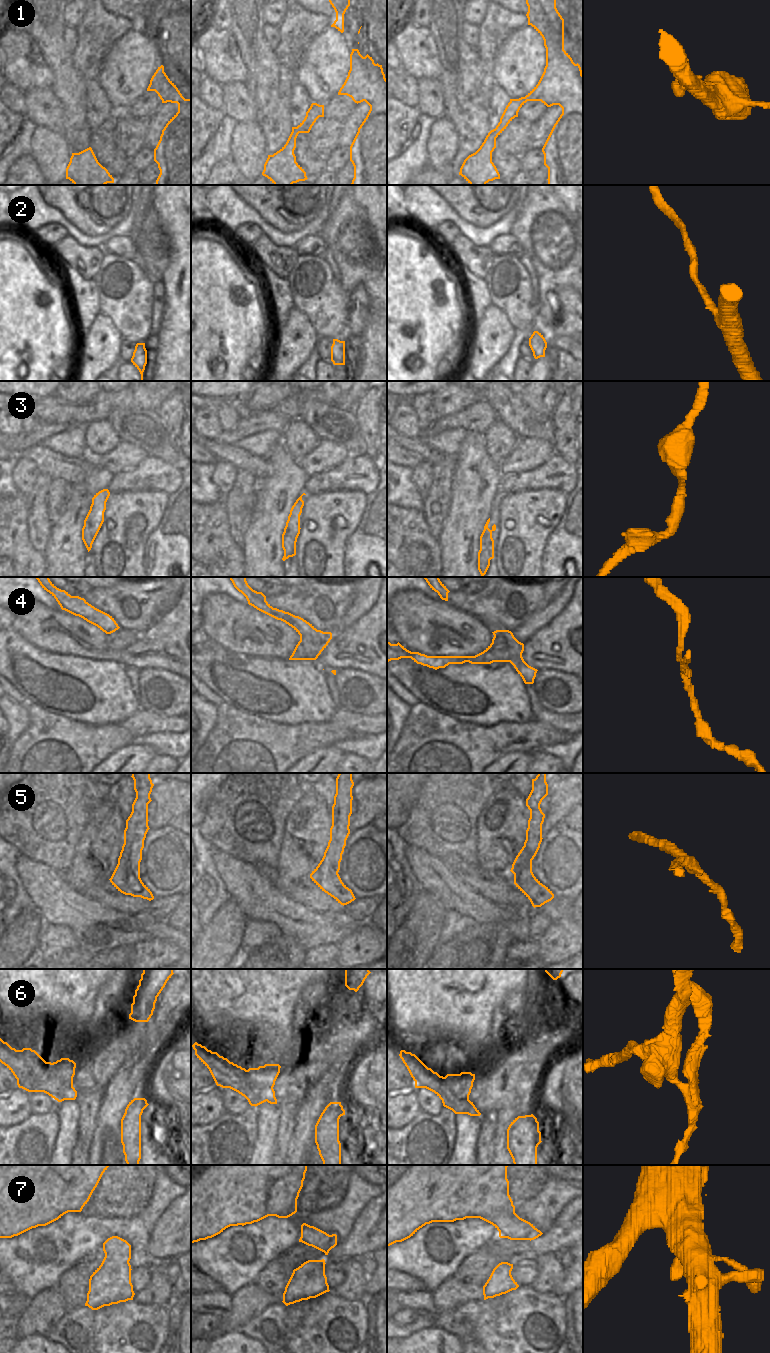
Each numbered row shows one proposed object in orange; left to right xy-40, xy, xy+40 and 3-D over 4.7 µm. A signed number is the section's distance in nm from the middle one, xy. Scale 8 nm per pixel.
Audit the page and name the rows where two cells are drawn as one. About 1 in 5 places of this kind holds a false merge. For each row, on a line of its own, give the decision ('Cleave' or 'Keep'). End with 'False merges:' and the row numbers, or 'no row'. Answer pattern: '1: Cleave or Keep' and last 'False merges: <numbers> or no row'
1: Keep
2: Keep
3: Keep
4: Cleave
5: Keep
6: Cleave
7: Keep
False merges: 4, 6

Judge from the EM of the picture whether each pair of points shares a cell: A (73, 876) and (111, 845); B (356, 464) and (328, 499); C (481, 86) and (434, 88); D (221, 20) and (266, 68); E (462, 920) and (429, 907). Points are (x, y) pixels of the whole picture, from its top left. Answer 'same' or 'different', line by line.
A: same
B: different
C: different
D: different
E: different

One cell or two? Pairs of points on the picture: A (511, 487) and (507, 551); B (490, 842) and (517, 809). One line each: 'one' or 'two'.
A: two
B: one

